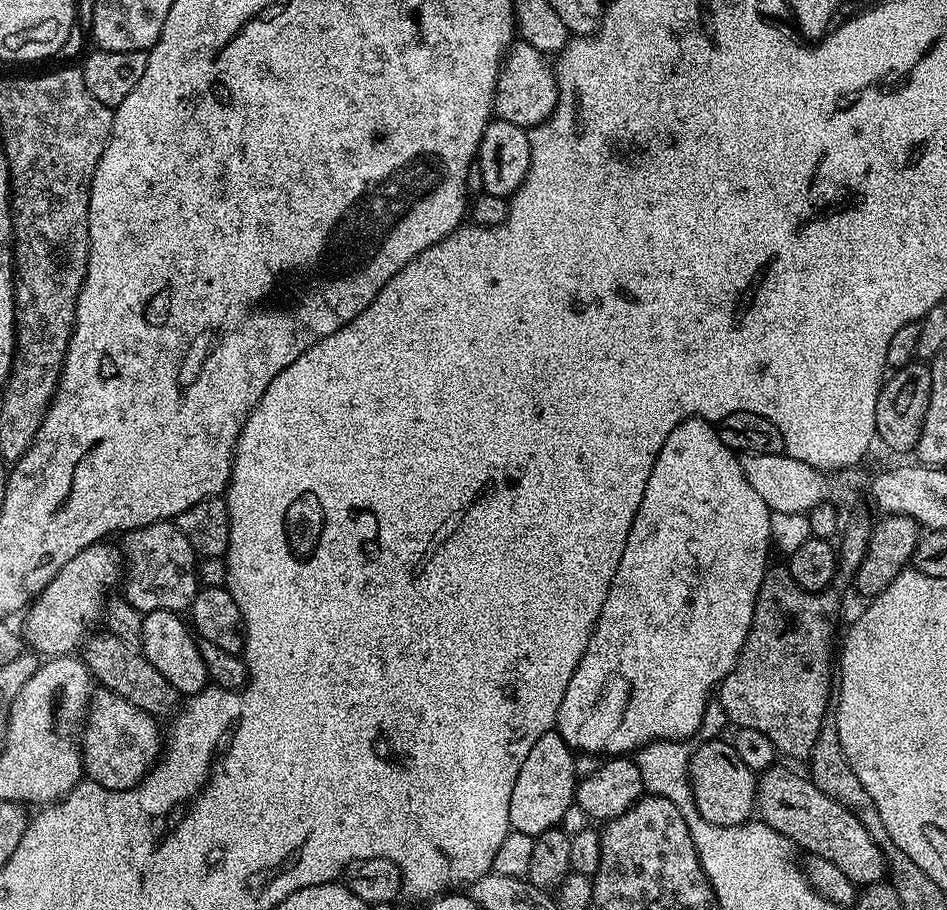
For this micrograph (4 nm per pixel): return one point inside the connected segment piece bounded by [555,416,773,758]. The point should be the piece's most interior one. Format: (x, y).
(680, 606)

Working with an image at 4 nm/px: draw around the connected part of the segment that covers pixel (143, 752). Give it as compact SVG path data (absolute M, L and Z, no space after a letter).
M100 690L92 697L88 706L88 715L84 717L82 725L82 755L84 757L84 771L87 779L98 786L106 786L106 790L130 790L135 788L147 776L153 764L162 752L162 732L157 717L138 710L126 698L107 690Z

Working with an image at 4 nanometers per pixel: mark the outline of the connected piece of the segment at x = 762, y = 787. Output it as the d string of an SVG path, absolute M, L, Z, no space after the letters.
M773 766L759 773L756 782L756 812L766 826L778 830L781 838L789 840L805 853L834 862L850 882L857 886L881 883L886 876L884 852L880 845L866 834L866 826L850 814L834 798L826 798L807 775L799 776L788 768Z

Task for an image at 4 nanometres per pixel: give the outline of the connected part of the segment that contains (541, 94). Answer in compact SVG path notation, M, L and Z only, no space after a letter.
M513 43L500 65L500 77L496 83L495 119L514 122L514 126L531 130L552 113L557 102L556 74L549 57L529 44Z

